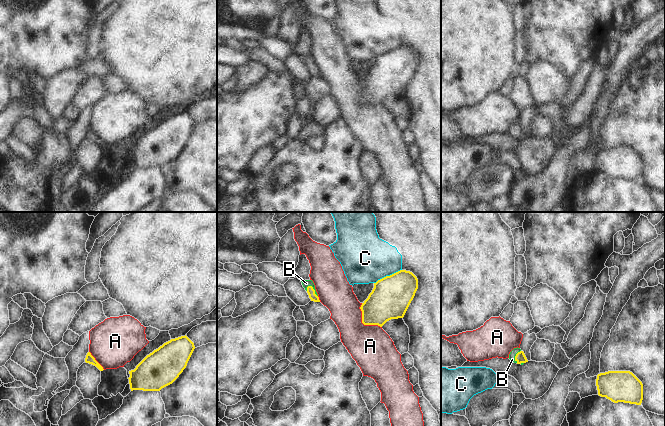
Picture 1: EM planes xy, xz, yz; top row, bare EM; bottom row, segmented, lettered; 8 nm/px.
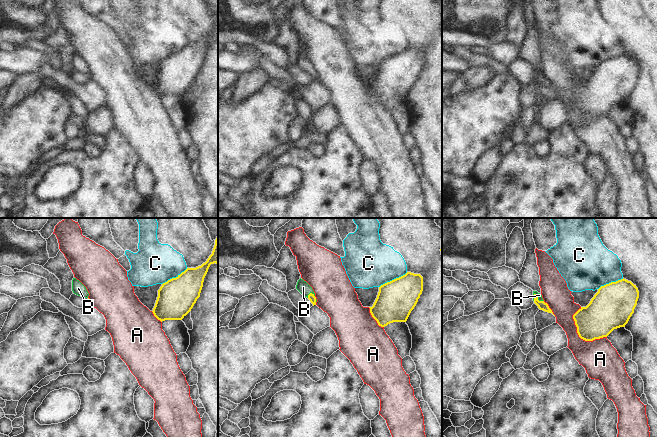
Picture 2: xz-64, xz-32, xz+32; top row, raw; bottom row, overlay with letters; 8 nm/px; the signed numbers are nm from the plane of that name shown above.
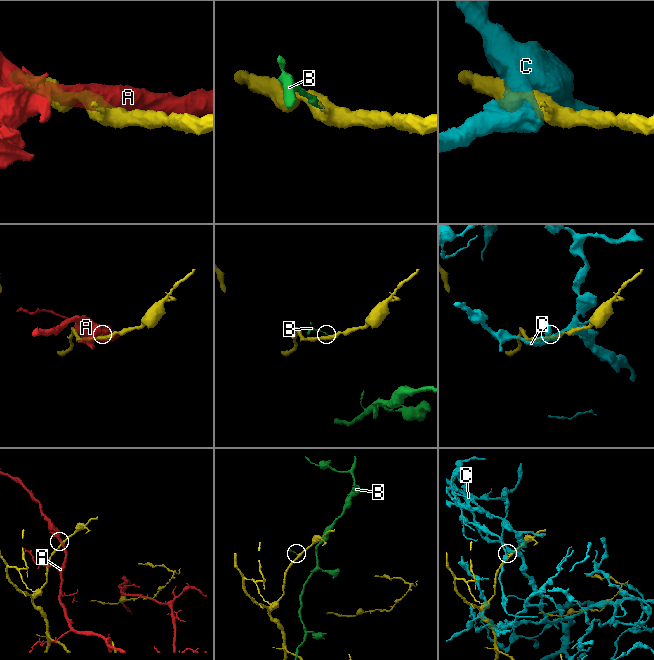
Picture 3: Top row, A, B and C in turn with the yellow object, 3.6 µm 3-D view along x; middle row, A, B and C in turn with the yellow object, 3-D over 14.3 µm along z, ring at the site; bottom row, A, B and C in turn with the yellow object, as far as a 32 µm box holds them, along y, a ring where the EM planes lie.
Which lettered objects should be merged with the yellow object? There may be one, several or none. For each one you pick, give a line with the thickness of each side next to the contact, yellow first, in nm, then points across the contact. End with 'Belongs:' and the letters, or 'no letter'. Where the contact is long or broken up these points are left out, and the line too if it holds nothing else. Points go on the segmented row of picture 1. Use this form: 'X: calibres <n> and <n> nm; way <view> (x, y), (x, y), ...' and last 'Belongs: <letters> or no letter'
B: calibres 60 and 60 nm; way xz (311, 292), (314, 290), (306, 283)
Belongs: B

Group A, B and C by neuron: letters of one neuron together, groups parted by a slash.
A / B / C

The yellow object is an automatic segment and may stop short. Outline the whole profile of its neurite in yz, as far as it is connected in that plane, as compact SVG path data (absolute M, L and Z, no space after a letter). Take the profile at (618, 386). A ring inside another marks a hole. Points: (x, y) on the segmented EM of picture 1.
M608 371L597 375L598 395L614 403L624 402L641 405L643 384L630 371Z

